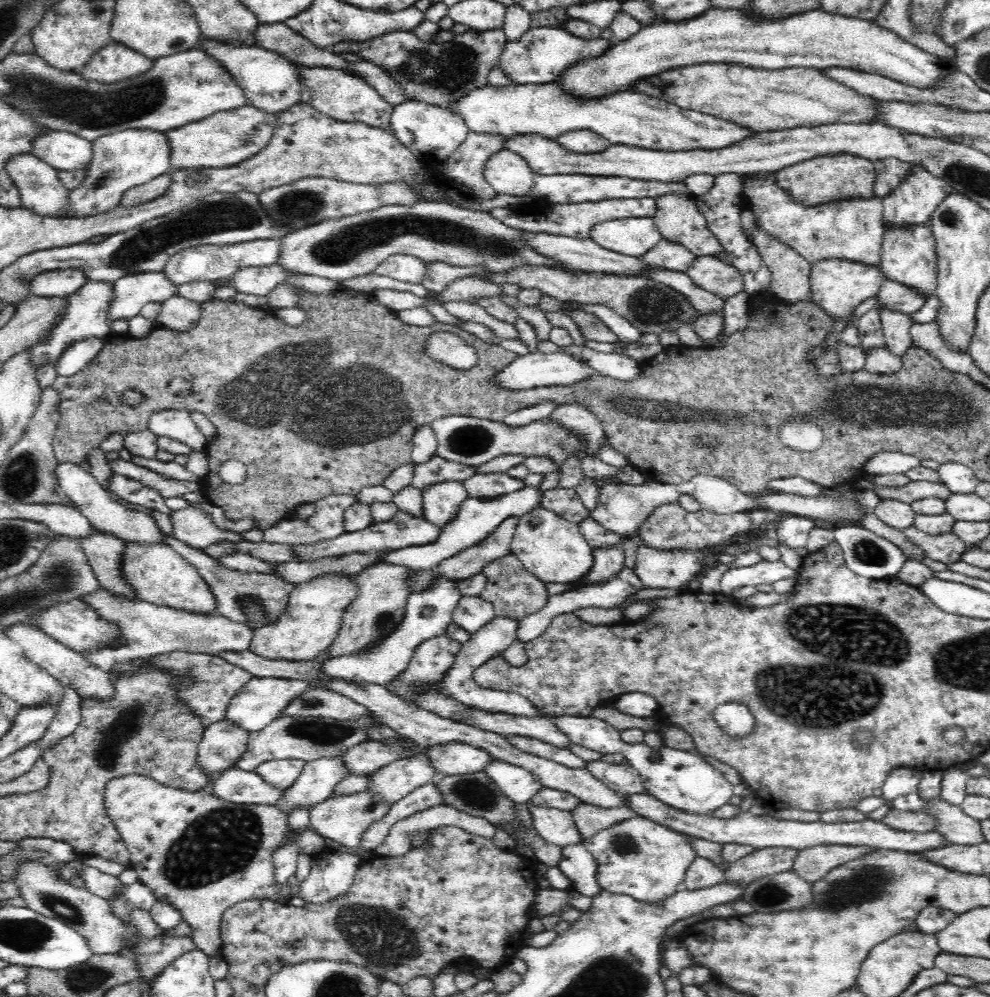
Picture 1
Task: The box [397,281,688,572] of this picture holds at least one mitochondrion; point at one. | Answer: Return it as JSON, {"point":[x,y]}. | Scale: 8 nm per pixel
{"point":[471,440]}

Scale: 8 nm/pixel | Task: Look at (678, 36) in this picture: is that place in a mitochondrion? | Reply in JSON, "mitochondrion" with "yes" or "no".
{"mitochondrion":"no"}

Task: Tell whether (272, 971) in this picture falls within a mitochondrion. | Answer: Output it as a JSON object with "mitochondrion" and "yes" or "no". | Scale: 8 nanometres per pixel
{"mitochondrion":"no"}

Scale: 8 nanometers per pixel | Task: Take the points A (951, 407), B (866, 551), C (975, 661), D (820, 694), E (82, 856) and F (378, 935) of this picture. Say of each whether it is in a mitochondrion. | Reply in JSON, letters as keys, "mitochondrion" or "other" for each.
{"A":"mitochondrion","B":"mitochondrion","C":"mitochondrion","D":"mitochondrion","E":"other","F":"mitochondrion"}

